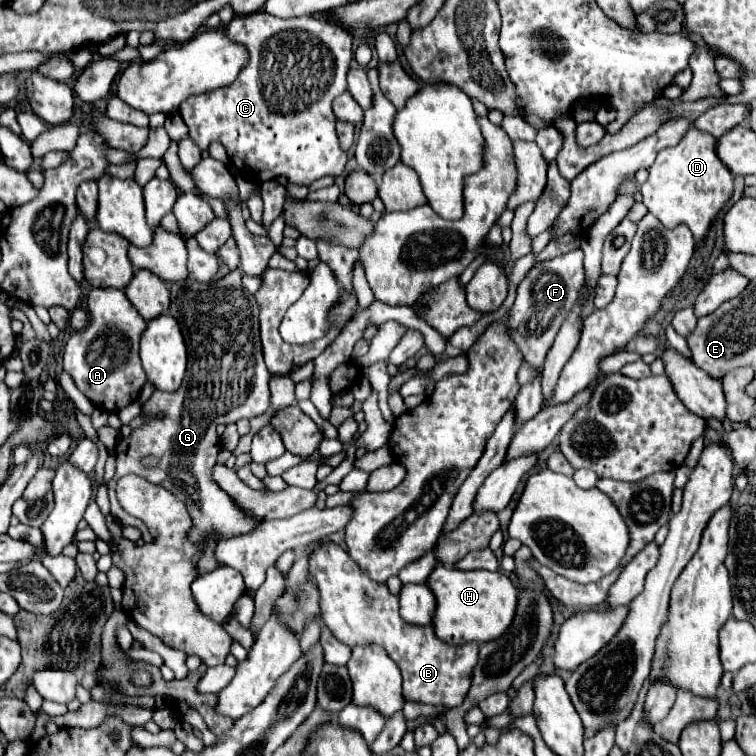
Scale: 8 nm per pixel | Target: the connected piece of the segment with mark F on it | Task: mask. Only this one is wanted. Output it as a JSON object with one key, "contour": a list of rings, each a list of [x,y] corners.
{"contour":[[[572,250],[552,262],[542,262],[534,266],[528,276],[518,284],[518,294],[510,310],[510,330],[514,342],[520,346],[524,360],[530,366],[542,366],[544,358],[574,304],[578,302],[584,284],[584,254],[582,250]]]}

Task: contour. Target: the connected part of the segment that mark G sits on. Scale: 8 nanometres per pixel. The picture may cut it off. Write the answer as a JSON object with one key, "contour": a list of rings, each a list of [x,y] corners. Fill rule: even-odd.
{"contour":[[[230,270],[224,278],[208,282],[208,284],[198,284],[196,280],[184,282],[184,284],[172,284],[168,286],[172,292],[172,304],[170,304],[170,314],[176,318],[180,324],[180,330],[184,334],[186,346],[188,346],[188,370],[184,376],[184,382],[176,394],[160,394],[154,392],[150,400],[144,404],[144,410],[154,416],[156,412],[162,412],[164,418],[150,418],[142,428],[136,428],[126,440],[118,442],[116,446],[116,474],[108,482],[108,494],[110,494],[110,514],[122,524],[122,526],[134,526],[142,532],[142,540],[150,542],[148,528],[134,516],[126,514],[116,500],[114,488],[116,482],[126,476],[126,474],[136,474],[152,484],[160,484],[166,490],[170,490],[174,496],[184,500],[188,506],[188,512],[194,520],[194,530],[192,538],[200,538],[202,532],[206,530],[216,530],[222,538],[232,538],[236,534],[246,534],[248,530],[254,530],[256,520],[248,516],[244,510],[236,508],[236,504],[228,498],[224,490],[214,482],[212,478],[212,468],[216,464],[216,456],[220,452],[220,438],[216,434],[218,424],[230,424],[238,422],[244,416],[260,416],[268,410],[270,406],[270,390],[268,390],[268,380],[272,374],[264,366],[262,358],[262,344],[260,344],[260,328],[258,328],[258,316],[260,316],[260,306],[250,294],[244,284],[242,284],[242,270]],[[146,456],[154,456],[158,460],[156,466],[148,468],[142,464]]]}

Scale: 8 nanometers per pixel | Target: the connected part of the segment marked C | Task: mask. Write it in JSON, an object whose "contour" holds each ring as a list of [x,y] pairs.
{"contour":[[[264,10],[248,16],[234,16],[232,22],[226,24],[224,32],[230,40],[242,44],[248,50],[250,60],[232,84],[194,98],[186,98],[180,104],[178,114],[186,122],[194,142],[202,150],[206,150],[212,142],[220,142],[236,170],[252,182],[266,182],[278,176],[286,176],[294,184],[308,186],[322,176],[338,178],[344,172],[348,158],[340,148],[334,130],[332,98],[346,90],[346,74],[354,58],[352,34],[312,16],[284,20],[270,16]]]}

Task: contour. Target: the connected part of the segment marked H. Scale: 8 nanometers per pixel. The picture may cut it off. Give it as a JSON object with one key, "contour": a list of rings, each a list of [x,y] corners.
{"contour":[[[438,566],[428,578],[428,586],[432,586],[432,592],[436,594],[436,636],[448,644],[460,646],[466,642],[492,642],[500,638],[514,620],[520,592],[502,570],[462,572],[456,568]]]}

